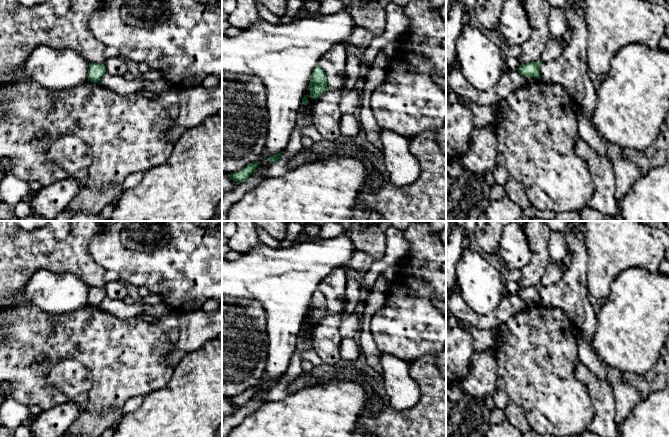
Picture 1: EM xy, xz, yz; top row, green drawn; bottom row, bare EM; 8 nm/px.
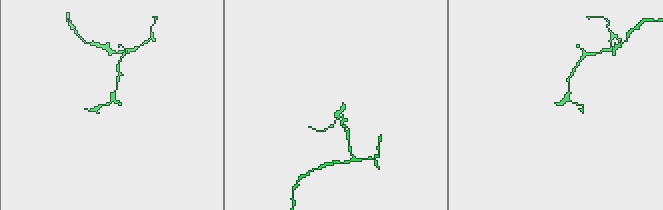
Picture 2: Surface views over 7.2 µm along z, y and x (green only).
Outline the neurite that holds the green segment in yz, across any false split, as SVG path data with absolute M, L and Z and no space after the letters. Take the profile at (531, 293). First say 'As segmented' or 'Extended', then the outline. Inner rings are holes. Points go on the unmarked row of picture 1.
As segmented. M535 285L522 288L519 290L518 296L525 301L540 303L540 287L539 285Z

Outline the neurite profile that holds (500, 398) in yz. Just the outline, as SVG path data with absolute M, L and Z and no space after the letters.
M496 390L493 395L493 401L496 408L504 410L510 402L507 394L503 390Z

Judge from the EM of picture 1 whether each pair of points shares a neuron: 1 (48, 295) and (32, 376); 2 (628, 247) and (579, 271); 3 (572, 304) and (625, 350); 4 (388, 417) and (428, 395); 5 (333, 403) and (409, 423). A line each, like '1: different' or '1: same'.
1: different
2: different
3: different
4: same
5: different

